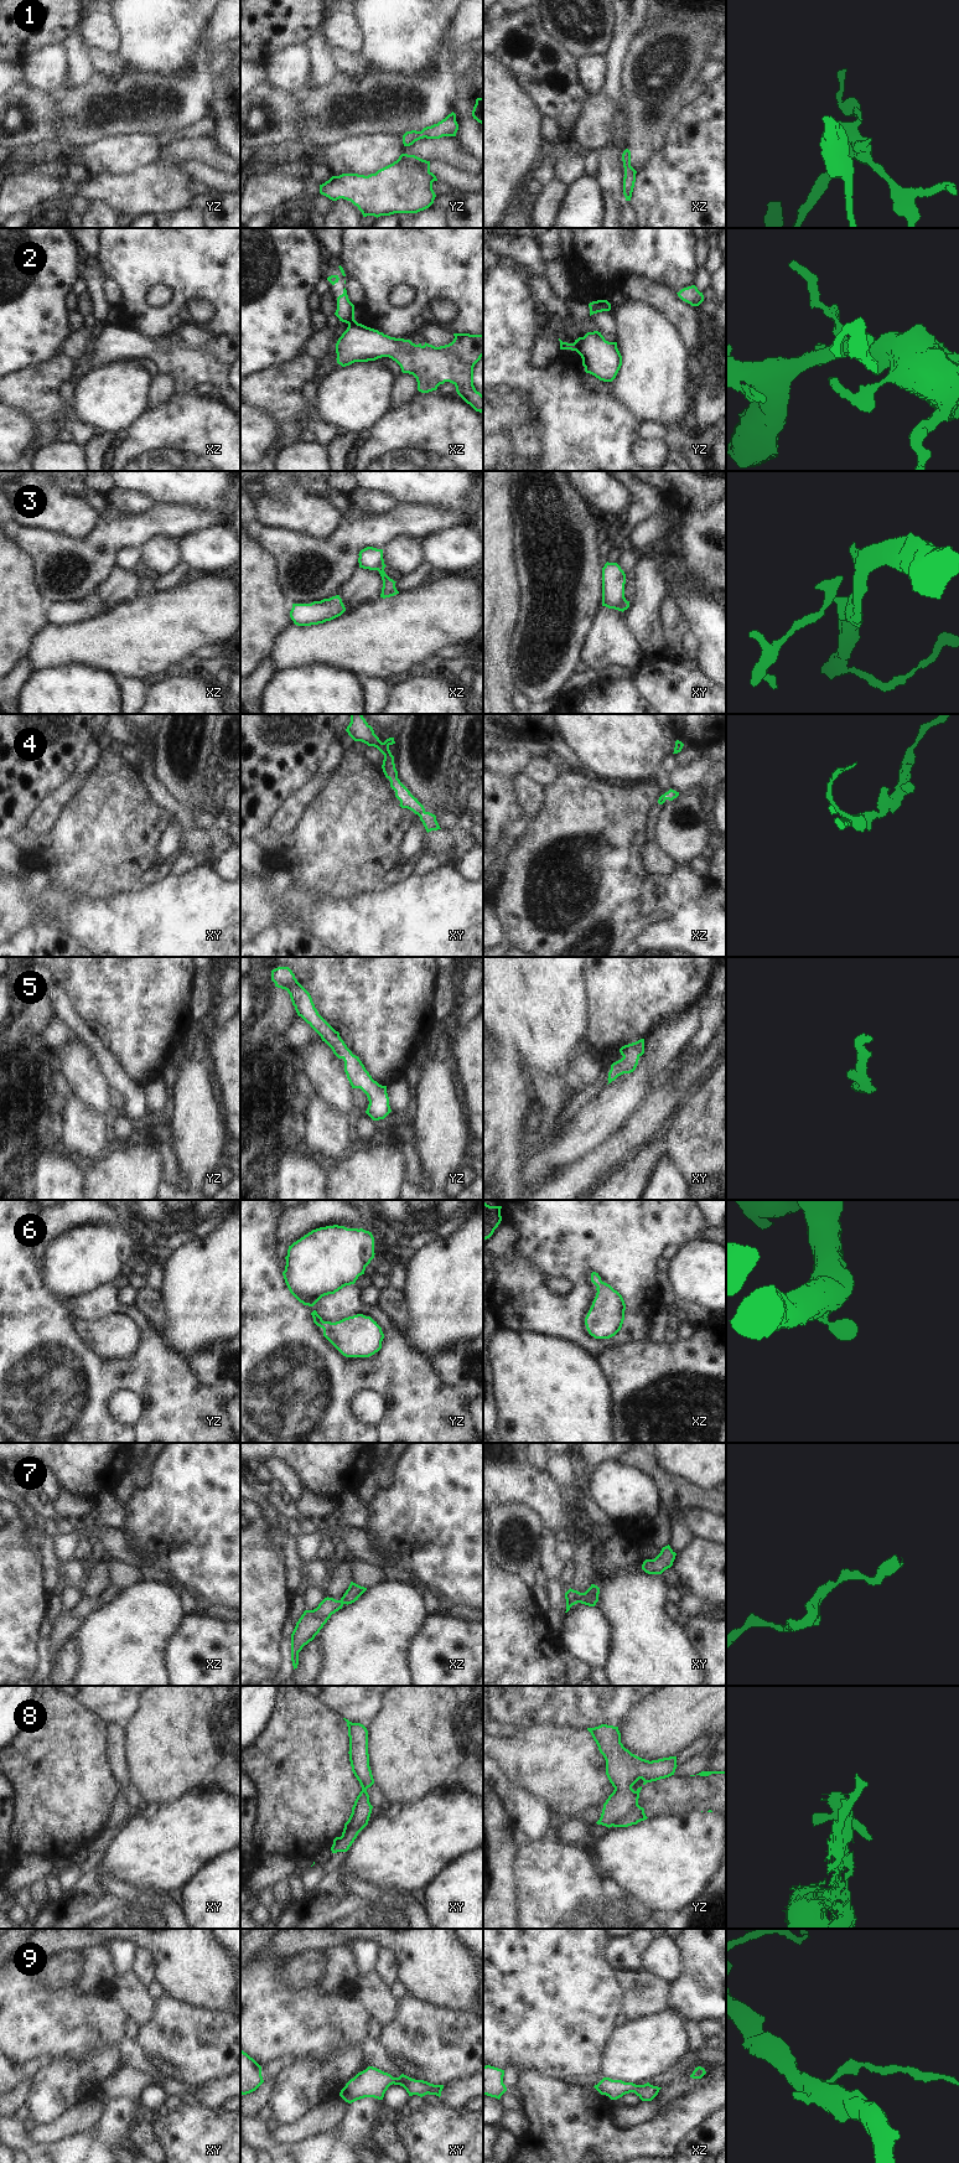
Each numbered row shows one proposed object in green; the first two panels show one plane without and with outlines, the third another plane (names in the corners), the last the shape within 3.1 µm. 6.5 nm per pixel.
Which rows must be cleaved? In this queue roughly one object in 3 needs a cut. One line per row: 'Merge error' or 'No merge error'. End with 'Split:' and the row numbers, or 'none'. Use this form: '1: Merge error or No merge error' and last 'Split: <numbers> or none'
1: No merge error
2: Merge error
3: Merge error
4: No merge error
5: No merge error
6: No merge error
7: No merge error
8: Merge error
9: No merge error
Split: 2, 3, 8

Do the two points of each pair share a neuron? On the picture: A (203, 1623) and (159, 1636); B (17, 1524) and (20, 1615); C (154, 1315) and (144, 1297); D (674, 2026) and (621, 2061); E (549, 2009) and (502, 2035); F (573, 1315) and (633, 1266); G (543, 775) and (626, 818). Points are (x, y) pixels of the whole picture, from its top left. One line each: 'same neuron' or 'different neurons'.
A: different neurons
B: same neuron
C: same neuron
D: same neuron
E: same neuron
F: same neuron
G: different neurons

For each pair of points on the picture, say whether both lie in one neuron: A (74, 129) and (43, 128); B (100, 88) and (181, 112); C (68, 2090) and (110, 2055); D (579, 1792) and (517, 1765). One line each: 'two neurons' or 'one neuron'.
A: two neurons
B: one neuron
C: one neuron
D: one neuron

